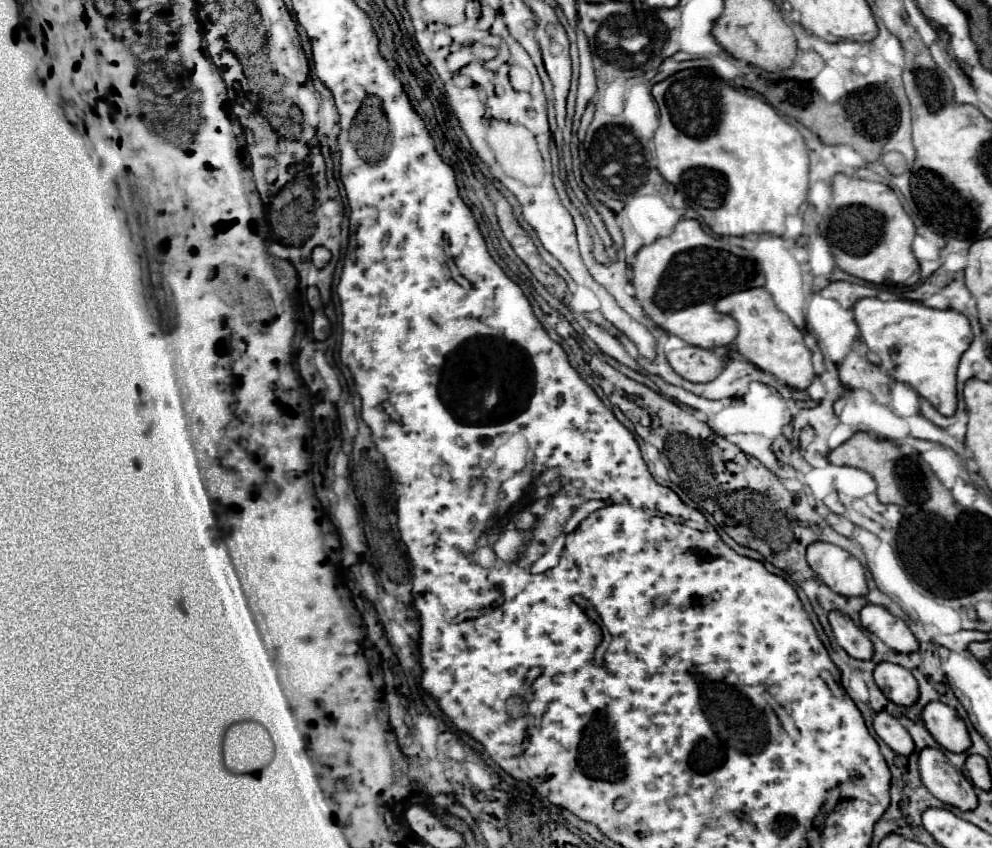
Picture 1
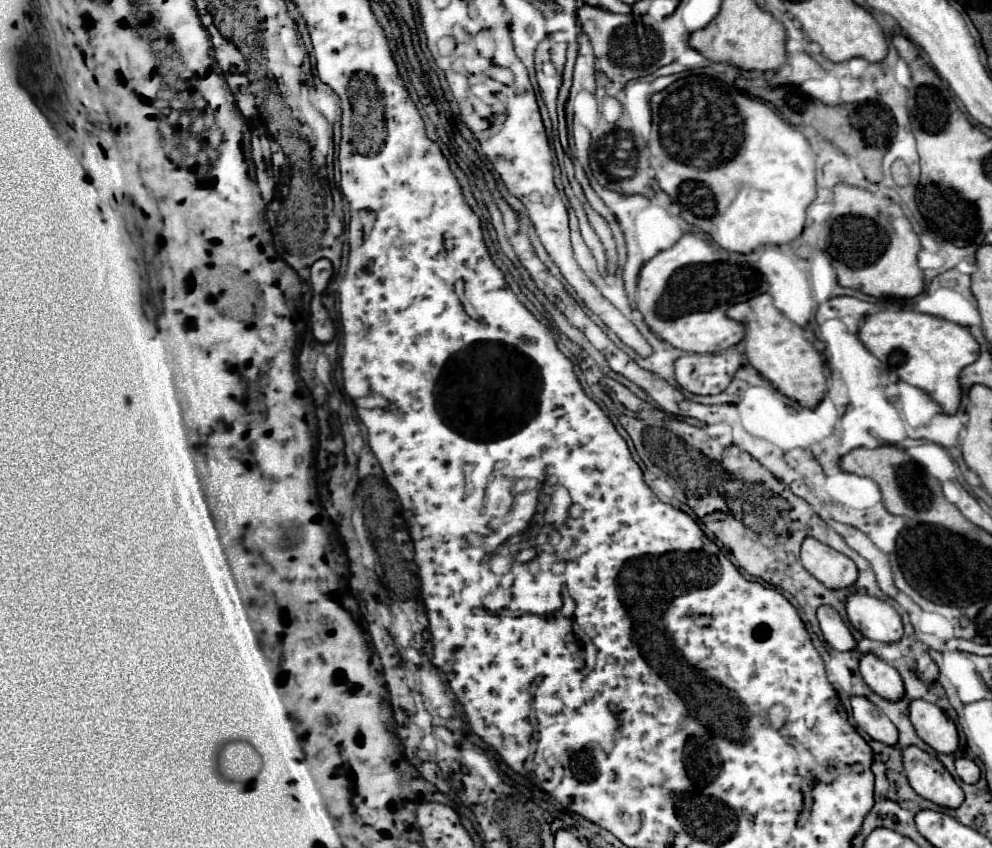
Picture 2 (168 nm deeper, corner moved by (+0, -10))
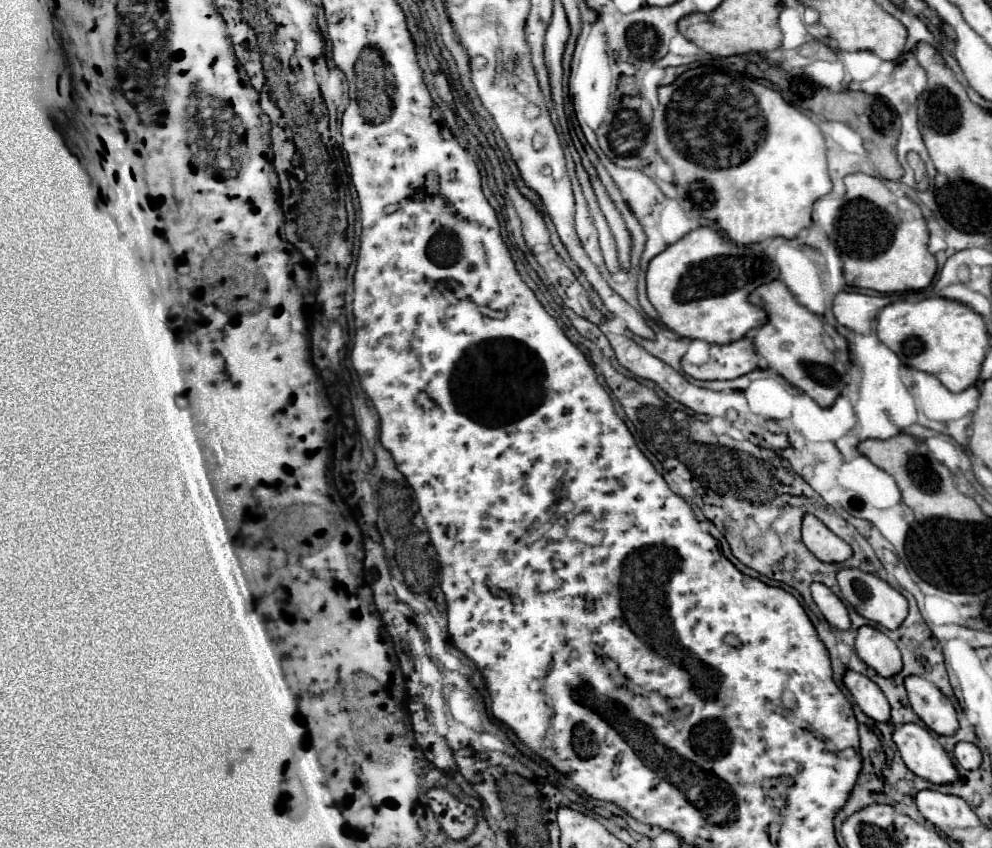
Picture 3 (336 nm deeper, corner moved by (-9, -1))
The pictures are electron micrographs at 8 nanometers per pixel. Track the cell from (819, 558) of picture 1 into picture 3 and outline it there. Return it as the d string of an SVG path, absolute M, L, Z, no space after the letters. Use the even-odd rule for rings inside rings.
M804 515L802 539L804 539L804 545L824 563L844 563L852 557L850 545L840 537L836 537L814 515Z

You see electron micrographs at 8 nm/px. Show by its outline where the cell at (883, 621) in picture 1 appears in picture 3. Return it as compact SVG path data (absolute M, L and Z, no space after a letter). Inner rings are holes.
M844 569L838 573L838 585L842 595L848 599L848 603L868 621L874 621L886 629L898 629L908 613L908 601L902 593L898 593L894 587L890 587L886 581L882 581L876 575L864 573L860 569Z

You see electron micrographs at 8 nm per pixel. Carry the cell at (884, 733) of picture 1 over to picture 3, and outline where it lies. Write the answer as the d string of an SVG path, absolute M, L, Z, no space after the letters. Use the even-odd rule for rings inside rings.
M846 671L844 685L850 689L850 693L854 695L854 701L870 719L878 723L890 721L890 703L886 701L884 693L878 689L874 681L870 681L866 675Z

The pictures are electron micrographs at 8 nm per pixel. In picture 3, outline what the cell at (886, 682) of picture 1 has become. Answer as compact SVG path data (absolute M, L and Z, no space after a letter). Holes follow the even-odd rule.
M860 627L856 637L856 651L860 659L872 667L880 677L894 677L902 669L902 655L888 635L874 627Z

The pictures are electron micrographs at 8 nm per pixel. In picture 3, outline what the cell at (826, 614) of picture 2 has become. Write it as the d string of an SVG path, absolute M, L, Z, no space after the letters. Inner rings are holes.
M812 583L812 599L816 601L816 605L820 607L822 615L826 617L826 621L830 625L834 625L836 629L842 629L842 631L848 631L852 621L850 621L850 615L844 607L844 603L822 583Z

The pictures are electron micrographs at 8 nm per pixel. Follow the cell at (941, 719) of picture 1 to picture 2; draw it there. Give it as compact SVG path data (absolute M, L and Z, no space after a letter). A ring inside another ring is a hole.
M913 700L909 704L909 720L917 730L917 736L935 752L953 754L957 750L957 728L939 706L927 700Z

